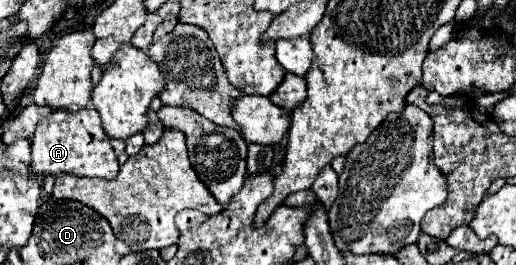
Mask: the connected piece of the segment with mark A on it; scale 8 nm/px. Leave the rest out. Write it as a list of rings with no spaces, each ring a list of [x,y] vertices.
[[[95,108],[81,112],[51,112],[37,126],[31,142],[31,170],[39,176],[73,174],[79,178],[105,178],[113,180],[119,172],[117,156],[111,148],[111,138],[105,134],[101,116]]]

